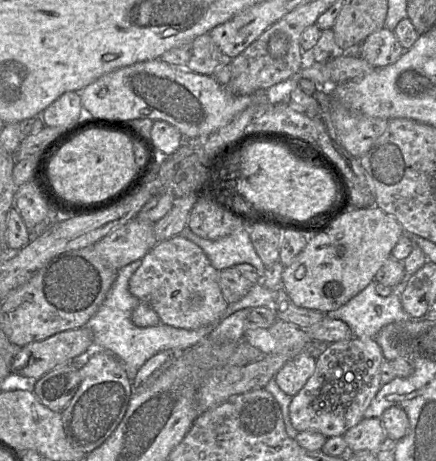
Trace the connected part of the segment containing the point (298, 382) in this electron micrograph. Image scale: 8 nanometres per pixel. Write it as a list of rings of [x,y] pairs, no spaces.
[[[302,353],[287,361],[275,374],[278,387],[287,395],[295,396],[312,376],[316,367],[316,356]]]

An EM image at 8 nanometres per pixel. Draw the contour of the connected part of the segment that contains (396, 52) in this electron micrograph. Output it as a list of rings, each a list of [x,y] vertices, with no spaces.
[[[384,26],[368,35],[358,46],[358,55],[374,68],[382,68],[394,63],[404,51],[394,31]]]

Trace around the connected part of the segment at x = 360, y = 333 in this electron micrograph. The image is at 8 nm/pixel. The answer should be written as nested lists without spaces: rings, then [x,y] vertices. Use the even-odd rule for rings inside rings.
[[[374,279],[346,304],[324,314],[331,319],[345,322],[354,336],[372,339],[390,323],[413,319],[403,309],[399,293],[380,296],[375,289],[377,283]]]

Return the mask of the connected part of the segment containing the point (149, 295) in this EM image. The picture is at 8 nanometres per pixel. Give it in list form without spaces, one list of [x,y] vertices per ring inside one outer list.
[[[174,236],[157,242],[141,259],[140,267],[129,279],[129,291],[140,302],[148,304],[159,316],[160,323],[183,329],[198,329],[217,324],[226,313],[228,302],[217,282],[218,271],[211,265],[203,250],[190,240]]]

